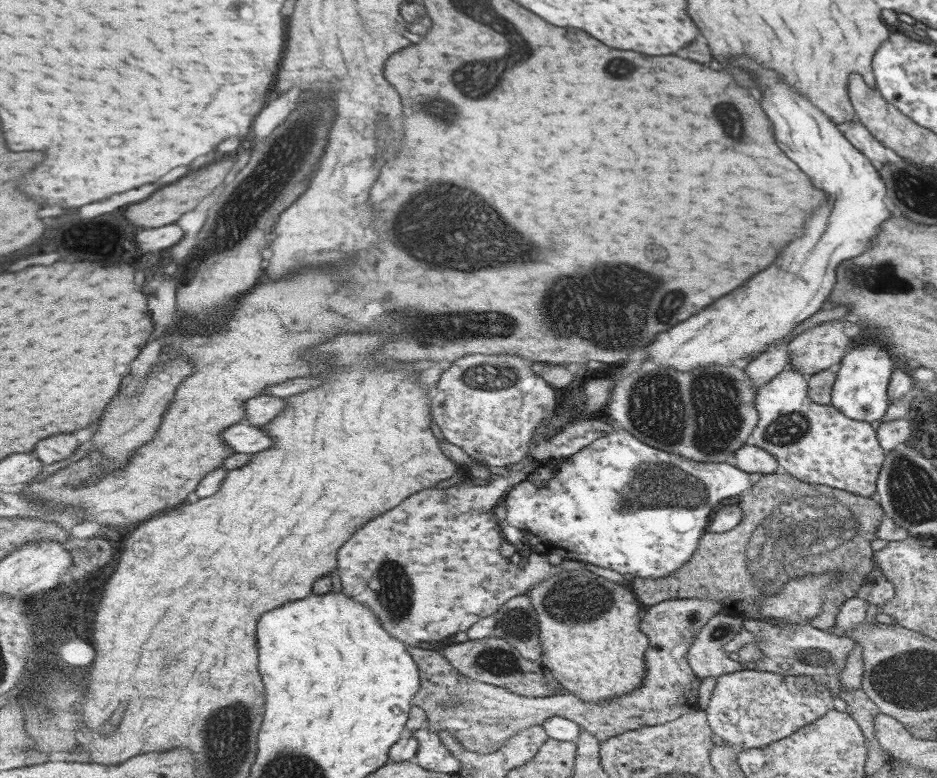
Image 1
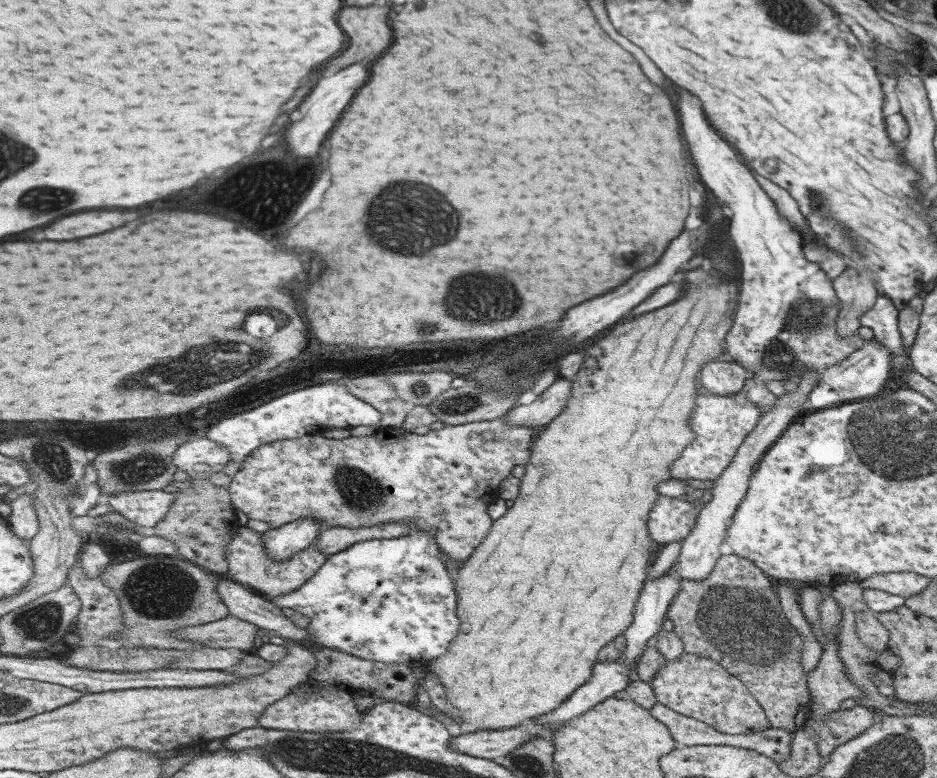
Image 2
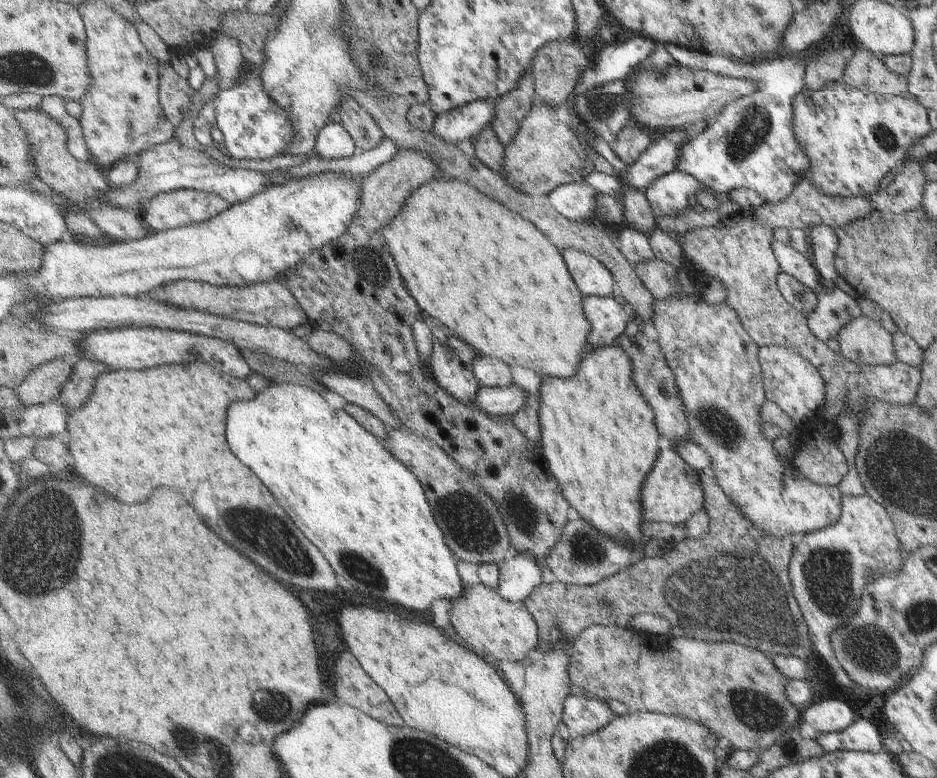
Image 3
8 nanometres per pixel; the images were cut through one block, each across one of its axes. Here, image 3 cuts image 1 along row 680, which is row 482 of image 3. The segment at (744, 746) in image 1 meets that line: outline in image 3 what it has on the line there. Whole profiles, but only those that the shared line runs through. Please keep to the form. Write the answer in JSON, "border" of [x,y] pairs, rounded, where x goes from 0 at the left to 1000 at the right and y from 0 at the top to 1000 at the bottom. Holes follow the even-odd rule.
{"border":[[[720,380],[714,382],[712,386],[699,384],[696,391],[695,414],[697,422],[701,429],[700,441],[705,450],[705,456],[710,460],[714,476],[718,478],[720,483],[720,494],[723,494],[723,501],[725,501],[725,509],[727,509],[727,519],[731,522],[729,530],[733,535],[733,545],[735,545],[735,560],[741,569],[747,576],[750,576],[757,589],[759,589],[758,608],[762,612],[762,620],[764,625],[769,626],[774,632],[775,640],[778,640],[779,645],[782,645],[789,656],[793,656],[793,662],[797,663],[799,671],[806,671],[806,676],[810,676],[810,681],[814,681],[814,685],[829,689],[829,692],[844,692],[851,690],[855,686],[867,685],[870,681],[878,680],[878,676],[886,676],[894,671],[899,659],[899,636],[892,625],[887,623],[874,623],[866,620],[864,616],[857,613],[850,613],[843,603],[843,593],[838,594],[831,589],[831,584],[827,581],[823,566],[813,558],[813,542],[812,542],[812,521],[818,514],[816,499],[813,496],[813,476],[812,468],[809,467],[809,446],[804,436],[797,431],[795,422],[792,420],[792,415],[789,414],[788,405],[784,404],[778,393],[774,393],[774,389],[769,391],[752,391],[748,386],[747,380]]]}

